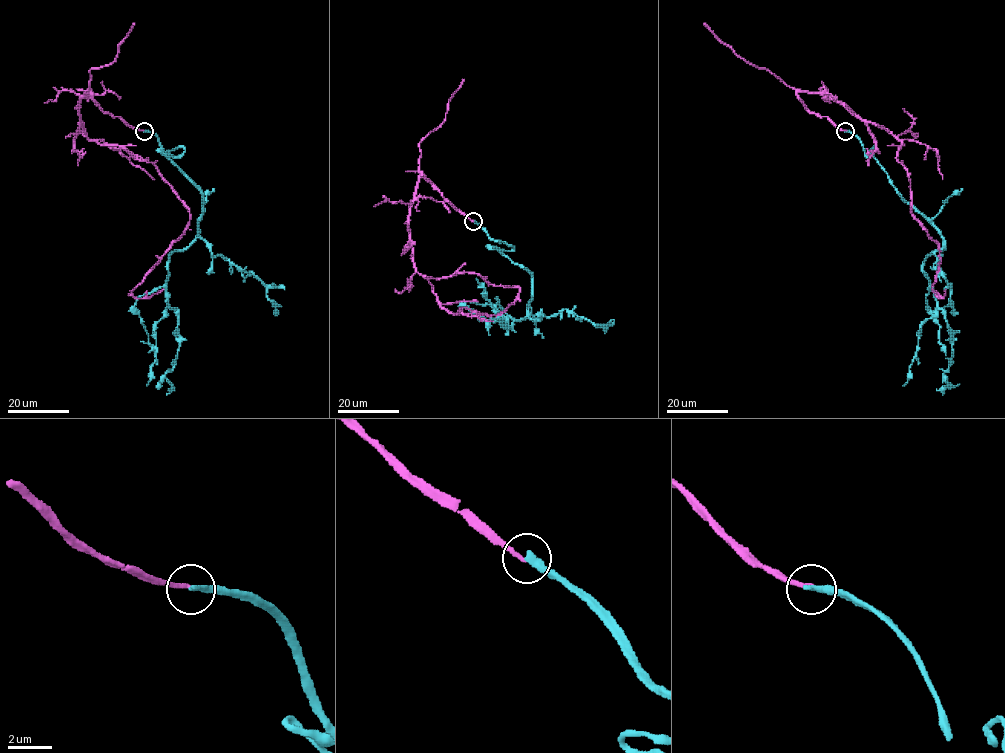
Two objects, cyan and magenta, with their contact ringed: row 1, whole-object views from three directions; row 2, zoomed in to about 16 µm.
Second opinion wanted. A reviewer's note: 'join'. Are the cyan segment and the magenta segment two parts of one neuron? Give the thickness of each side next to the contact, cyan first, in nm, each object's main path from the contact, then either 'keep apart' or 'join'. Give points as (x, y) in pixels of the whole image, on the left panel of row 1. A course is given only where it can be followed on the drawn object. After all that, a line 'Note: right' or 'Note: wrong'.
calibres 300 and 190 nm; course cyan (144, 131), (174, 157), (184, 149), (162, 153), (203, 201), (195, 239), (169, 255), (179, 338), (166, 394); course magenta (144, 131), (90, 92), (79, 101), (90, 140), (152, 162), (189, 212), (132, 293), (164, 289); keep apart
Note: wrong

